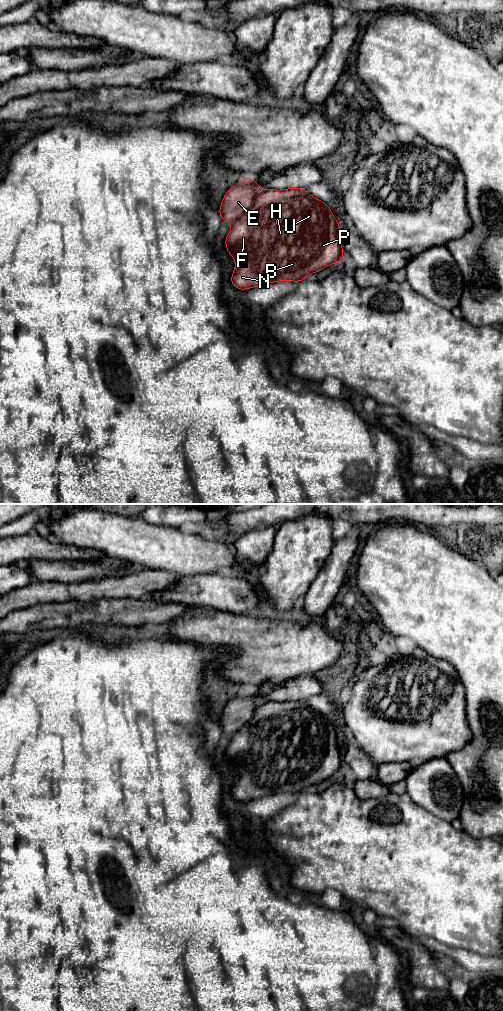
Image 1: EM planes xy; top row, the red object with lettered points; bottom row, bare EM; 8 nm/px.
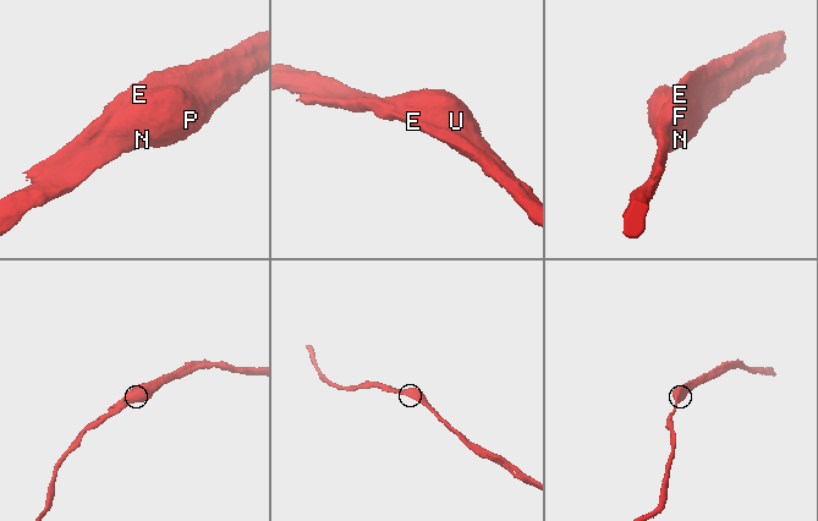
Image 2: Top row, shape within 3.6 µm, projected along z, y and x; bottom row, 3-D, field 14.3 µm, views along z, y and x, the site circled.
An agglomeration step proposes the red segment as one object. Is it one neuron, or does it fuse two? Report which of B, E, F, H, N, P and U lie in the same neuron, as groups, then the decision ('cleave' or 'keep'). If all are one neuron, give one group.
B E F H N P U | keep

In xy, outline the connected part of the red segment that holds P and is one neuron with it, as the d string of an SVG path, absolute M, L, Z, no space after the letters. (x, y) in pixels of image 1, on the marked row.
M247 177L226 191L221 207L217 210L222 221L232 224L225 238L225 246L235 260L230 281L236 289L247 290L279 281L301 282L308 275L343 261L338 221L326 203L311 196L304 188L264 190L252 177Z

